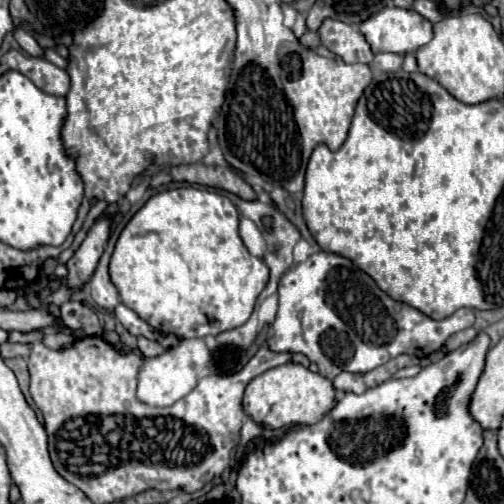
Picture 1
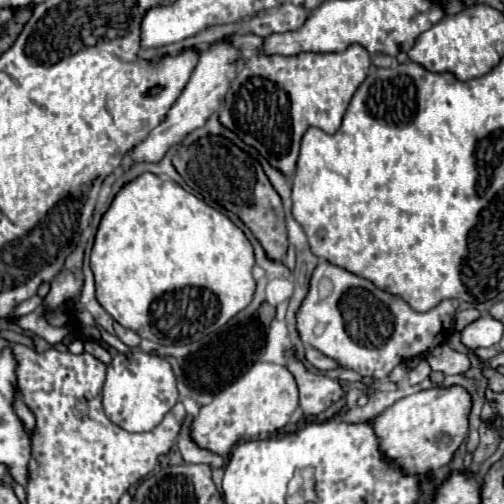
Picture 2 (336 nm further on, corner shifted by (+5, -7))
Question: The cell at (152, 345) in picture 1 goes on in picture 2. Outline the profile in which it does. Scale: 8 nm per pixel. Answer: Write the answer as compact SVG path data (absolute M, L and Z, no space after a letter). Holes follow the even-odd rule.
M114 323L114 331L116 331L116 337L118 337L124 345L128 345L128 347L138 347L138 345L140 345L140 337L138 337L134 331L130 331L130 329L126 329L126 327L118 325L118 323Z

